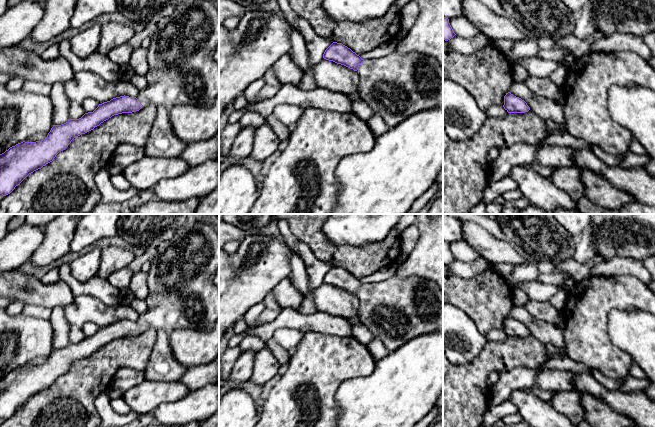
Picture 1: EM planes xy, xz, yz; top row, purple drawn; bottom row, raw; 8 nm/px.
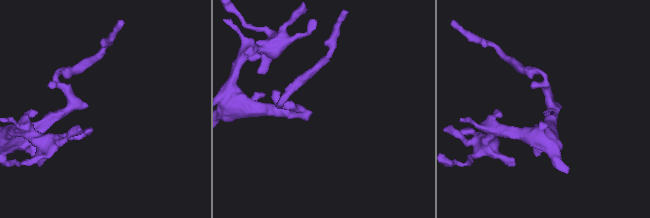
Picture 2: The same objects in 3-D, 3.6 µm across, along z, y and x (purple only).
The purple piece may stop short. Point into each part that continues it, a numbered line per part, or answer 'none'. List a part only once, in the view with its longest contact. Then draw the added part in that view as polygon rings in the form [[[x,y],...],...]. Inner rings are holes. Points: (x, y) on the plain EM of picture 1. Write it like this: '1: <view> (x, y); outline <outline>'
1: xz (396, 310); outline [[[393,276],[375,283],[365,283],[357,294],[360,321],[391,351],[426,333],[443,331],[443,291],[431,280],[417,276],[399,278]]]

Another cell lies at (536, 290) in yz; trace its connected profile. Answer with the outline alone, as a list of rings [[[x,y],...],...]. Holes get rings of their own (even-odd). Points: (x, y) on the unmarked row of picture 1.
[[[533,280],[523,284],[519,284],[515,288],[523,290],[529,297],[530,300],[534,301],[549,301],[550,298],[560,289],[562,286],[544,284],[538,280]]]

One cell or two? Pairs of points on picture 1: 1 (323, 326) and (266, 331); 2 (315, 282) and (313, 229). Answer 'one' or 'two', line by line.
1: one
2: two

